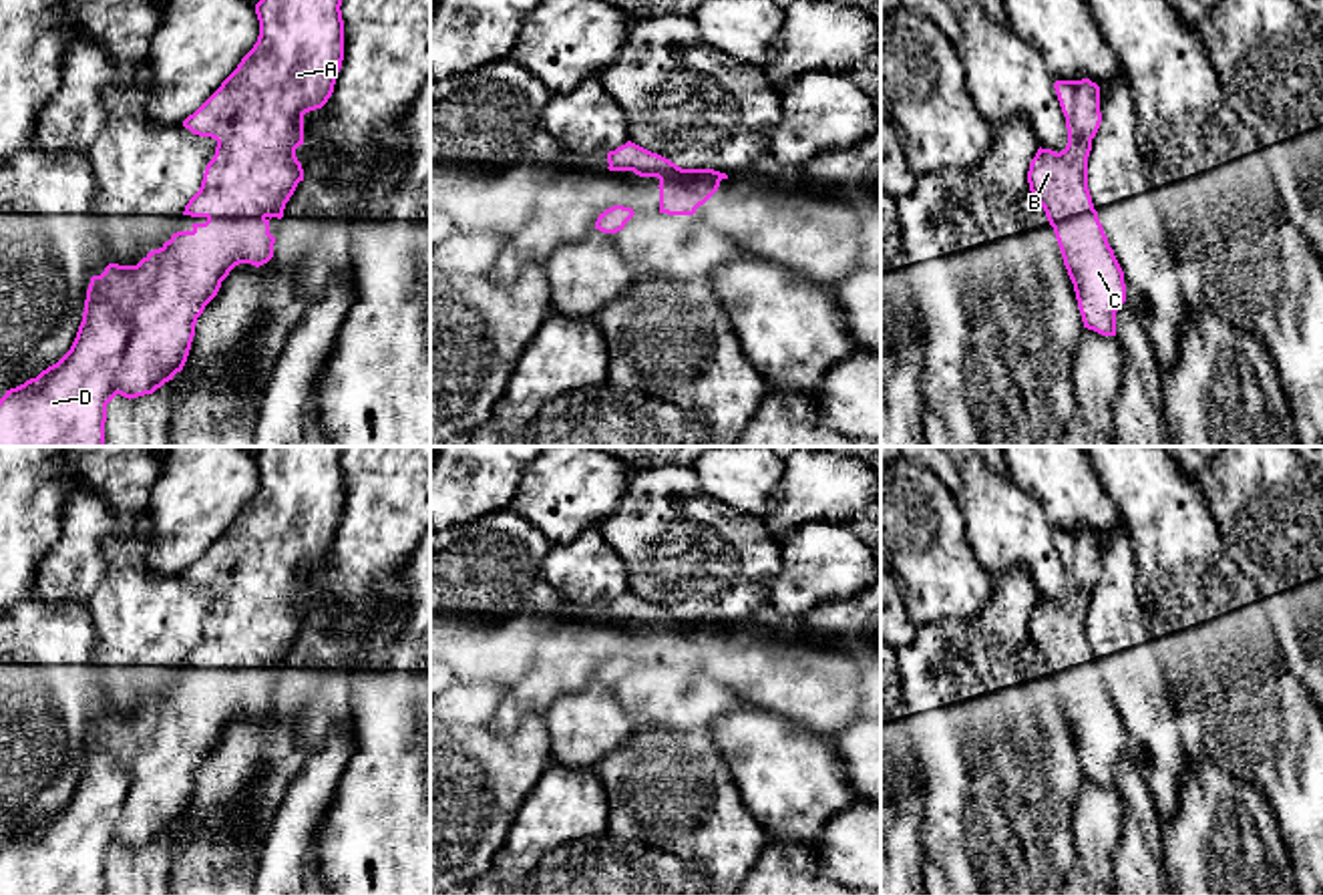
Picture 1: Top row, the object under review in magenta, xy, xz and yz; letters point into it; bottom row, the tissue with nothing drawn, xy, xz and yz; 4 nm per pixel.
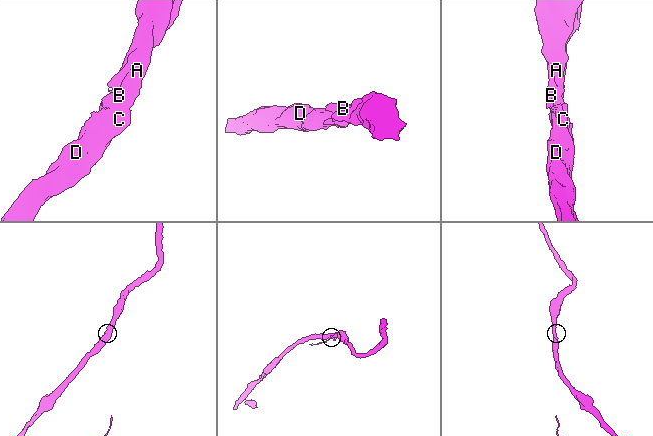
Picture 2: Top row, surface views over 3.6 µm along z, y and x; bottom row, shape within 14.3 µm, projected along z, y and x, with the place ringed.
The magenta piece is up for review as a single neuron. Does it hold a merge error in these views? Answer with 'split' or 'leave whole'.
leave whole

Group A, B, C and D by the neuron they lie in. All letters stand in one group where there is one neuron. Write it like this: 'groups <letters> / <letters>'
groups A B C D

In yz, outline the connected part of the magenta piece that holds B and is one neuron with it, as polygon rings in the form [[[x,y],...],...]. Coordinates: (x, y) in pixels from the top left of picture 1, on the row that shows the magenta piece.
[[[1082,78],[1056,80],[1054,88],[1068,145],[1060,153],[1037,149],[1027,171],[1029,191],[1054,227],[1084,328],[1116,336],[1116,312],[1126,302],[1124,272],[1088,189],[1088,157],[1102,123],[1100,86]]]

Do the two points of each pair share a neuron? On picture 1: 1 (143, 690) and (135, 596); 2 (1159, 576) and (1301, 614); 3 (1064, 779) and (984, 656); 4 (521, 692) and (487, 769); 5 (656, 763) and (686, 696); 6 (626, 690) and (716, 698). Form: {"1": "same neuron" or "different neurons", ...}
{"1": "same neuron", "2": "different neurons", "3": "same neuron", "4": "different neurons", "5": "different neurons", "6": "same neuron"}

